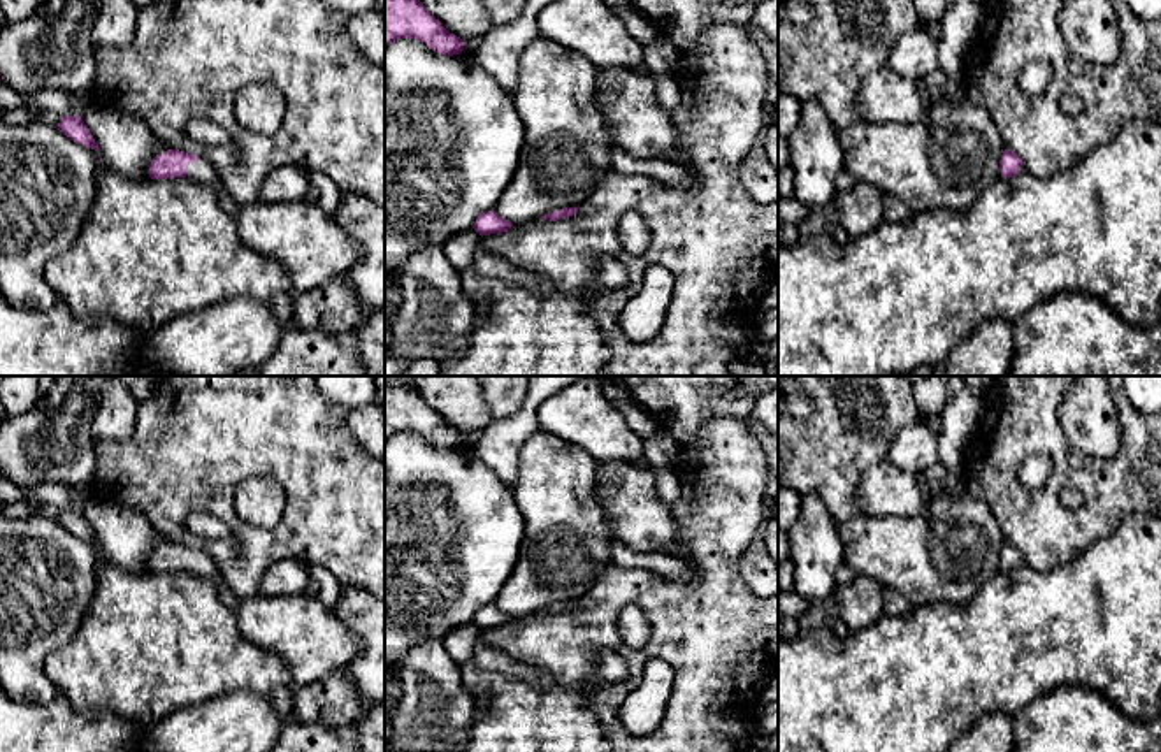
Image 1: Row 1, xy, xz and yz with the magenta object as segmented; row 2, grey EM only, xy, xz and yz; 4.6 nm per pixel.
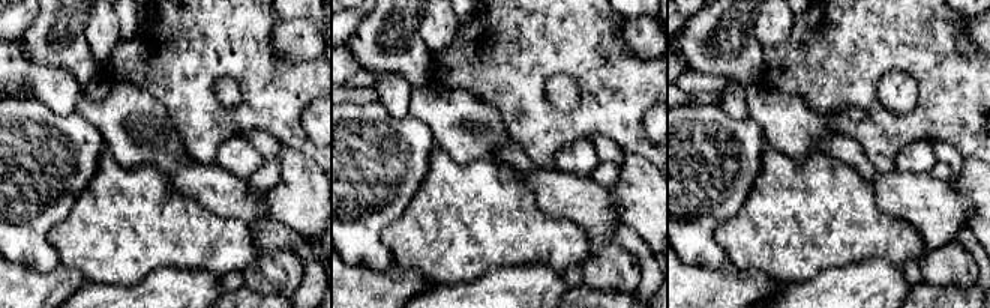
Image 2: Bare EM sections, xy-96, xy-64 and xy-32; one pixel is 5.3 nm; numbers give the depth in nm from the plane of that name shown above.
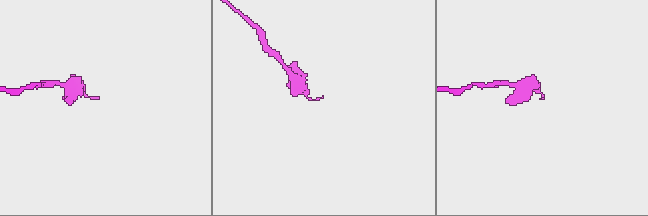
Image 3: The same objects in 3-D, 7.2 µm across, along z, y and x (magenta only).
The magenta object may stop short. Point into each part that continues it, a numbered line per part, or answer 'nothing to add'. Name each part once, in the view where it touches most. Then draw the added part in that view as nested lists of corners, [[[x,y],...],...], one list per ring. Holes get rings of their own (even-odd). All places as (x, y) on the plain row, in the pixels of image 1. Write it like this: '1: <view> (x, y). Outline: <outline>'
1: xy (201, 566). Outline: [[[198,550],[195,557],[186,559],[186,573],[190,573],[197,578],[211,580],[216,585],[220,599],[227,606],[234,608],[237,604],[239,599],[235,597],[235,594],[228,589],[228,585],[221,578],[213,559],[207,553],[204,553],[202,550]]]

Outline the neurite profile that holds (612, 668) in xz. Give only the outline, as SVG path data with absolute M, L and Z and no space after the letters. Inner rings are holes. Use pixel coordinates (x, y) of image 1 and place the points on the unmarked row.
M601 650L595 655L595 671L592 675L592 687L608 687L627 680L631 675L629 662L617 650Z

